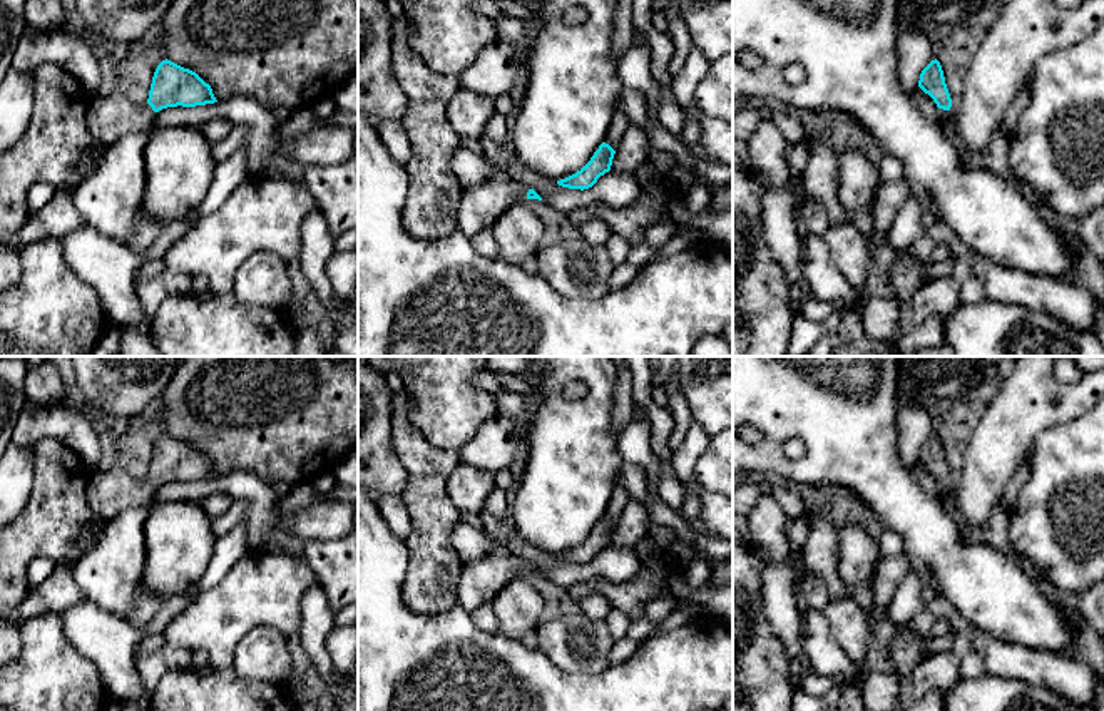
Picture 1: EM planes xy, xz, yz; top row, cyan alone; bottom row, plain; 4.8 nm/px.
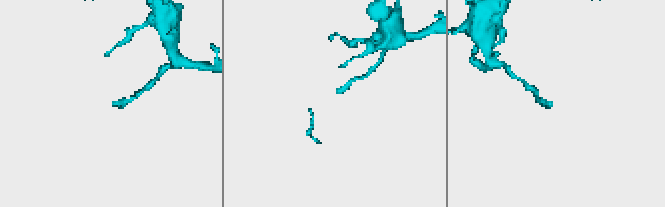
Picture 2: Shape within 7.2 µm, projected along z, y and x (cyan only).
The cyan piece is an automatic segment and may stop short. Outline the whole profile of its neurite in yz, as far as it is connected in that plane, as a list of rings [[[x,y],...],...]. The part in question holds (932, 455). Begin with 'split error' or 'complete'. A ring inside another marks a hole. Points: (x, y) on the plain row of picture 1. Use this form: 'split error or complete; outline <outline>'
split error; outline [[[937,433],[922,445],[918,462],[937,478],[940,488],[938,499],[943,504],[950,504],[953,495],[950,490],[952,473],[945,458],[942,440]]]

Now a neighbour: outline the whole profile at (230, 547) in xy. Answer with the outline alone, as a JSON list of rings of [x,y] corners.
[[[238,524],[226,535],[214,540],[214,554],[204,575],[187,587],[184,592],[204,592],[214,587],[236,564],[236,560],[249,552],[244,524]]]

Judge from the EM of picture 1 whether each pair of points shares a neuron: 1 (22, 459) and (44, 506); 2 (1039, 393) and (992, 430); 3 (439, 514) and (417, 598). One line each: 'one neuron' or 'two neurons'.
1: two neurons
2: one neuron
3: one neuron

